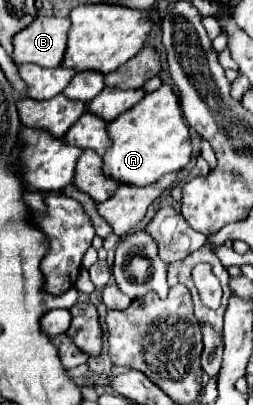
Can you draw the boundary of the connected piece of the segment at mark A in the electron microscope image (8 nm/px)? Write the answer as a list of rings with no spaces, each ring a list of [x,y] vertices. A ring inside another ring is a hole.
[[[163,83],[157,91],[147,93],[137,105],[133,105],[133,109],[107,123],[107,131],[113,139],[113,145],[103,155],[103,171],[105,175],[119,179],[121,183],[143,187],[157,181],[165,173],[183,169],[191,161],[193,145],[189,127],[185,125],[179,97],[167,83]]]

